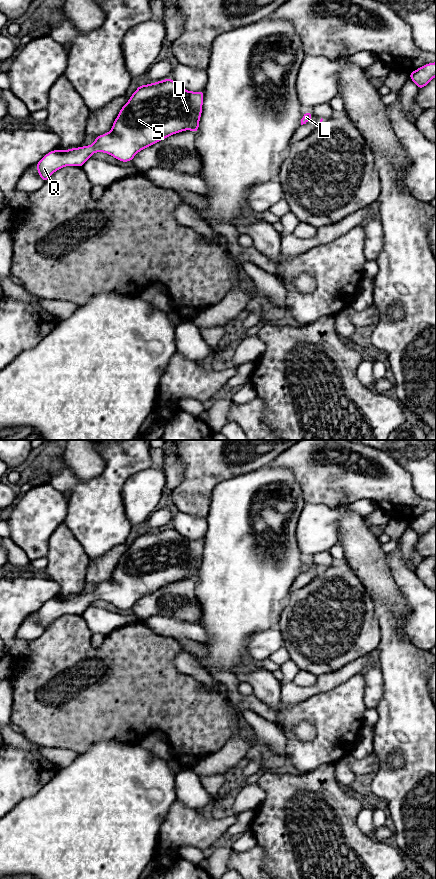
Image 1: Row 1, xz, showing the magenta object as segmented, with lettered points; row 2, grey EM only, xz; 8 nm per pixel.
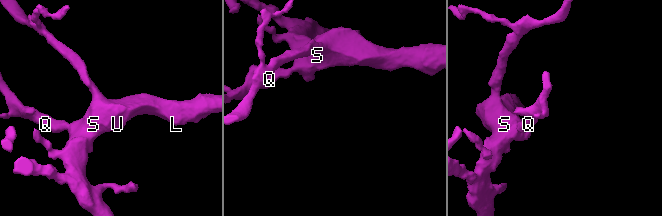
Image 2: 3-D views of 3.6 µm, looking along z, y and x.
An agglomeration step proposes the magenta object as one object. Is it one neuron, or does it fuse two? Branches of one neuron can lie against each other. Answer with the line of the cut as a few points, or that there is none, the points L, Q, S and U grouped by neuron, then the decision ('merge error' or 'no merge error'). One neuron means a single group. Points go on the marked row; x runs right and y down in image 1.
no cut | L Q S U | no merge error

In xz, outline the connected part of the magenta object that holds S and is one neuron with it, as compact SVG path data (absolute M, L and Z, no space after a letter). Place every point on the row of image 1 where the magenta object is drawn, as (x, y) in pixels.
M171 78L138 86L128 102L121 108L110 132L97 136L90 146L53 150L47 153L35 166L38 175L46 182L51 175L65 166L82 167L96 152L110 154L121 162L129 162L141 150L171 136L191 130L198 132L202 115L204 91L187 91Z

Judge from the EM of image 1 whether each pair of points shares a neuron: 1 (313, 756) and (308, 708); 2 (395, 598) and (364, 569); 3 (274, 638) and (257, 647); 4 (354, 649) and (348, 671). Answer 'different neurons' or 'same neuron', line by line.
1: same neuron
2: same neuron
3: same neuron
4: different neurons

